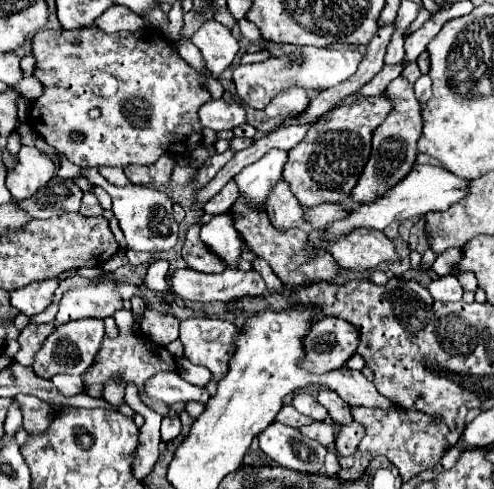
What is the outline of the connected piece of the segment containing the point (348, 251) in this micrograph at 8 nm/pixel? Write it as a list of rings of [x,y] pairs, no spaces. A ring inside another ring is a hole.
[[[372,228],[350,232],[346,240],[338,240],[338,244],[330,248],[330,254],[340,268],[354,272],[376,270],[382,264],[392,264],[398,260],[392,240],[386,238],[384,232],[374,232]]]

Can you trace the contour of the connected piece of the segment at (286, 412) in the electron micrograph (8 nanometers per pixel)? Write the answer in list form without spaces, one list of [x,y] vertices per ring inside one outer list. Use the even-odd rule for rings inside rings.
[[[284,406],[284,408],[278,412],[276,420],[282,422],[282,424],[288,424],[288,426],[294,426],[294,428],[302,428],[302,426],[306,426],[306,424],[312,422],[308,416],[302,418],[292,406]]]

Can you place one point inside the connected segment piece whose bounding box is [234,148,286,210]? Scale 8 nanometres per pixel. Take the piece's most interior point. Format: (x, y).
(254, 182)

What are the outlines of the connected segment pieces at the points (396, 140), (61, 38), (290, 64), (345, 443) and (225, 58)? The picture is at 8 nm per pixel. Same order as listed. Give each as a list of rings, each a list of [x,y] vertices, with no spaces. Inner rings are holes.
[[[398,76],[388,84],[386,96],[394,102],[394,110],[374,130],[370,160],[350,196],[350,200],[356,206],[374,200],[374,196],[380,196],[382,192],[386,192],[390,184],[396,184],[398,180],[402,180],[402,176],[406,176],[412,170],[414,160],[416,160],[416,142],[422,136],[422,106],[414,96],[414,88],[408,80]]]
[[[144,26],[138,32],[106,34],[92,28],[82,30],[40,30],[32,38],[32,54],[36,58],[34,76],[42,82],[44,92],[34,100],[28,122],[42,138],[64,154],[72,164],[88,166],[120,166],[154,164],[162,154],[190,156],[192,148],[202,142],[202,126],[198,124],[198,108],[210,94],[204,88],[204,76],[188,66],[164,40],[160,30]],[[100,108],[102,116],[92,120],[88,110]],[[82,132],[84,142],[72,142],[70,134]]]
[[[302,46],[300,50],[292,54],[284,54],[280,58],[272,56],[266,62],[260,64],[246,64],[236,66],[232,72],[232,82],[238,90],[238,96],[254,110],[264,110],[264,106],[276,96],[282,88],[290,88],[290,84],[300,84],[306,90],[318,92],[318,88],[330,88],[334,84],[340,84],[342,80],[348,80],[358,64],[362,60],[362,54],[348,48],[314,48],[314,46]]]
[[[350,422],[350,424],[342,426],[342,430],[340,430],[340,434],[338,434],[336,442],[334,442],[338,454],[340,454],[340,456],[350,456],[350,454],[354,454],[354,448],[358,448],[362,436],[364,436],[362,424]]]
[[[208,20],[206,24],[202,24],[202,28],[192,36],[192,44],[202,52],[206,66],[216,80],[238,54],[238,40],[226,26],[216,20]]]

